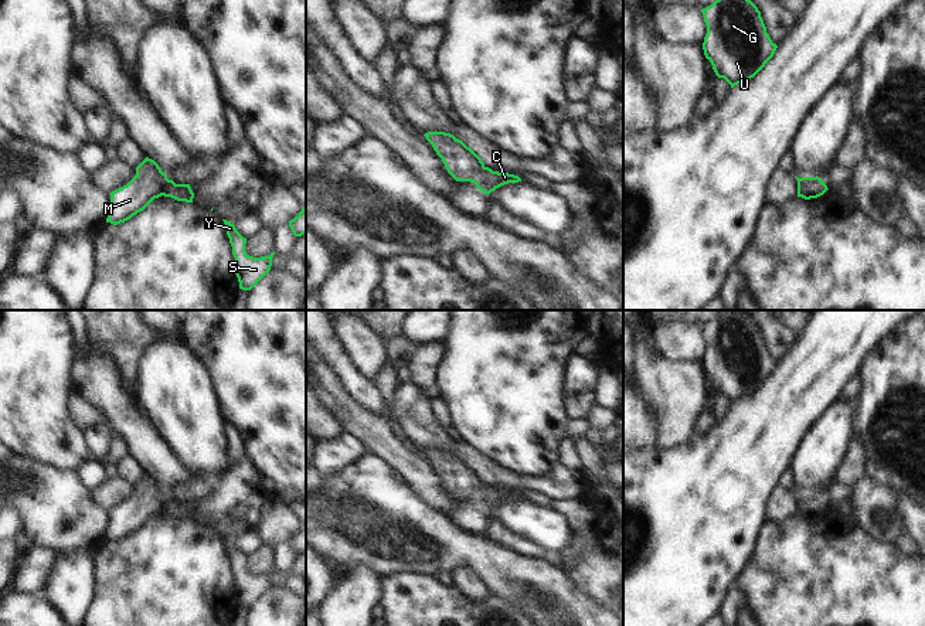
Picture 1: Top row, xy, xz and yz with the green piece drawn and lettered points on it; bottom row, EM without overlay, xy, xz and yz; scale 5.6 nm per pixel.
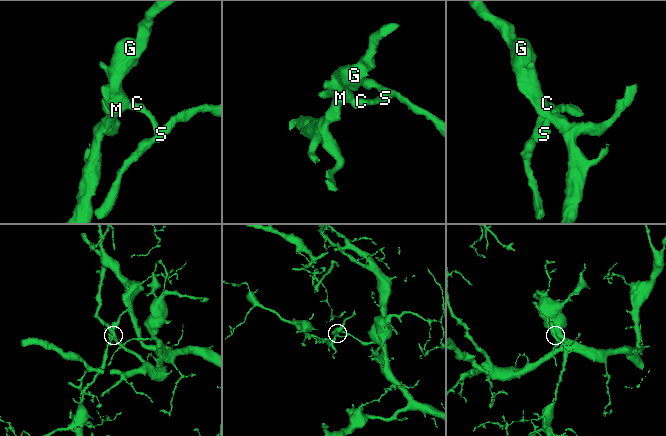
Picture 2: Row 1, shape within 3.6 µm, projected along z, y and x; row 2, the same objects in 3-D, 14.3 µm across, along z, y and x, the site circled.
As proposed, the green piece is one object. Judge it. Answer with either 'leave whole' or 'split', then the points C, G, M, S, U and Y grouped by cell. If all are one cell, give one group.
split; groups C S Y / G M U

